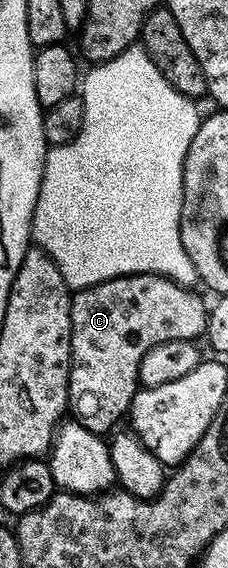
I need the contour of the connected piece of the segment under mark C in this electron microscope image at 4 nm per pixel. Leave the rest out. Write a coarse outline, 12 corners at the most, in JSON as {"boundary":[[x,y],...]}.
{"boundary":[[161,274],[72,294],[68,409],[104,436],[209,307]]}

